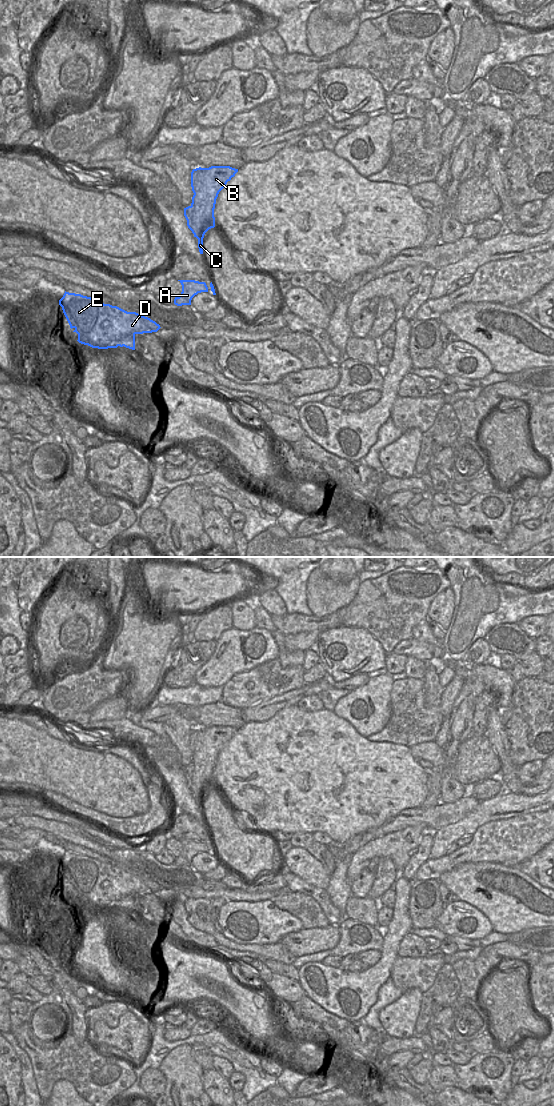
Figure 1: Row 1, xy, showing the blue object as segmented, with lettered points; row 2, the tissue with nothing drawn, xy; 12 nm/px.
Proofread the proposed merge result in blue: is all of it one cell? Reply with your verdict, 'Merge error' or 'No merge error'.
Merge error.

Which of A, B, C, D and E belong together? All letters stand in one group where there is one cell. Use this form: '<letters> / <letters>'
A B C / D E

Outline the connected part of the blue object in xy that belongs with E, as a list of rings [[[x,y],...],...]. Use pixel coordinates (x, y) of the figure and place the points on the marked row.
[[[64,293],[59,300],[63,313],[73,332],[78,334],[78,342],[92,348],[108,349],[126,347],[135,350],[135,335],[152,333],[136,312],[127,312],[117,306],[104,304],[94,298],[75,293]]]

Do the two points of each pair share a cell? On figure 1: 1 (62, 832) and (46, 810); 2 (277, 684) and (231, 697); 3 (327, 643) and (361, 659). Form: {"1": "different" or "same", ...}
{"1": "different", "2": "same", "3": "same"}

